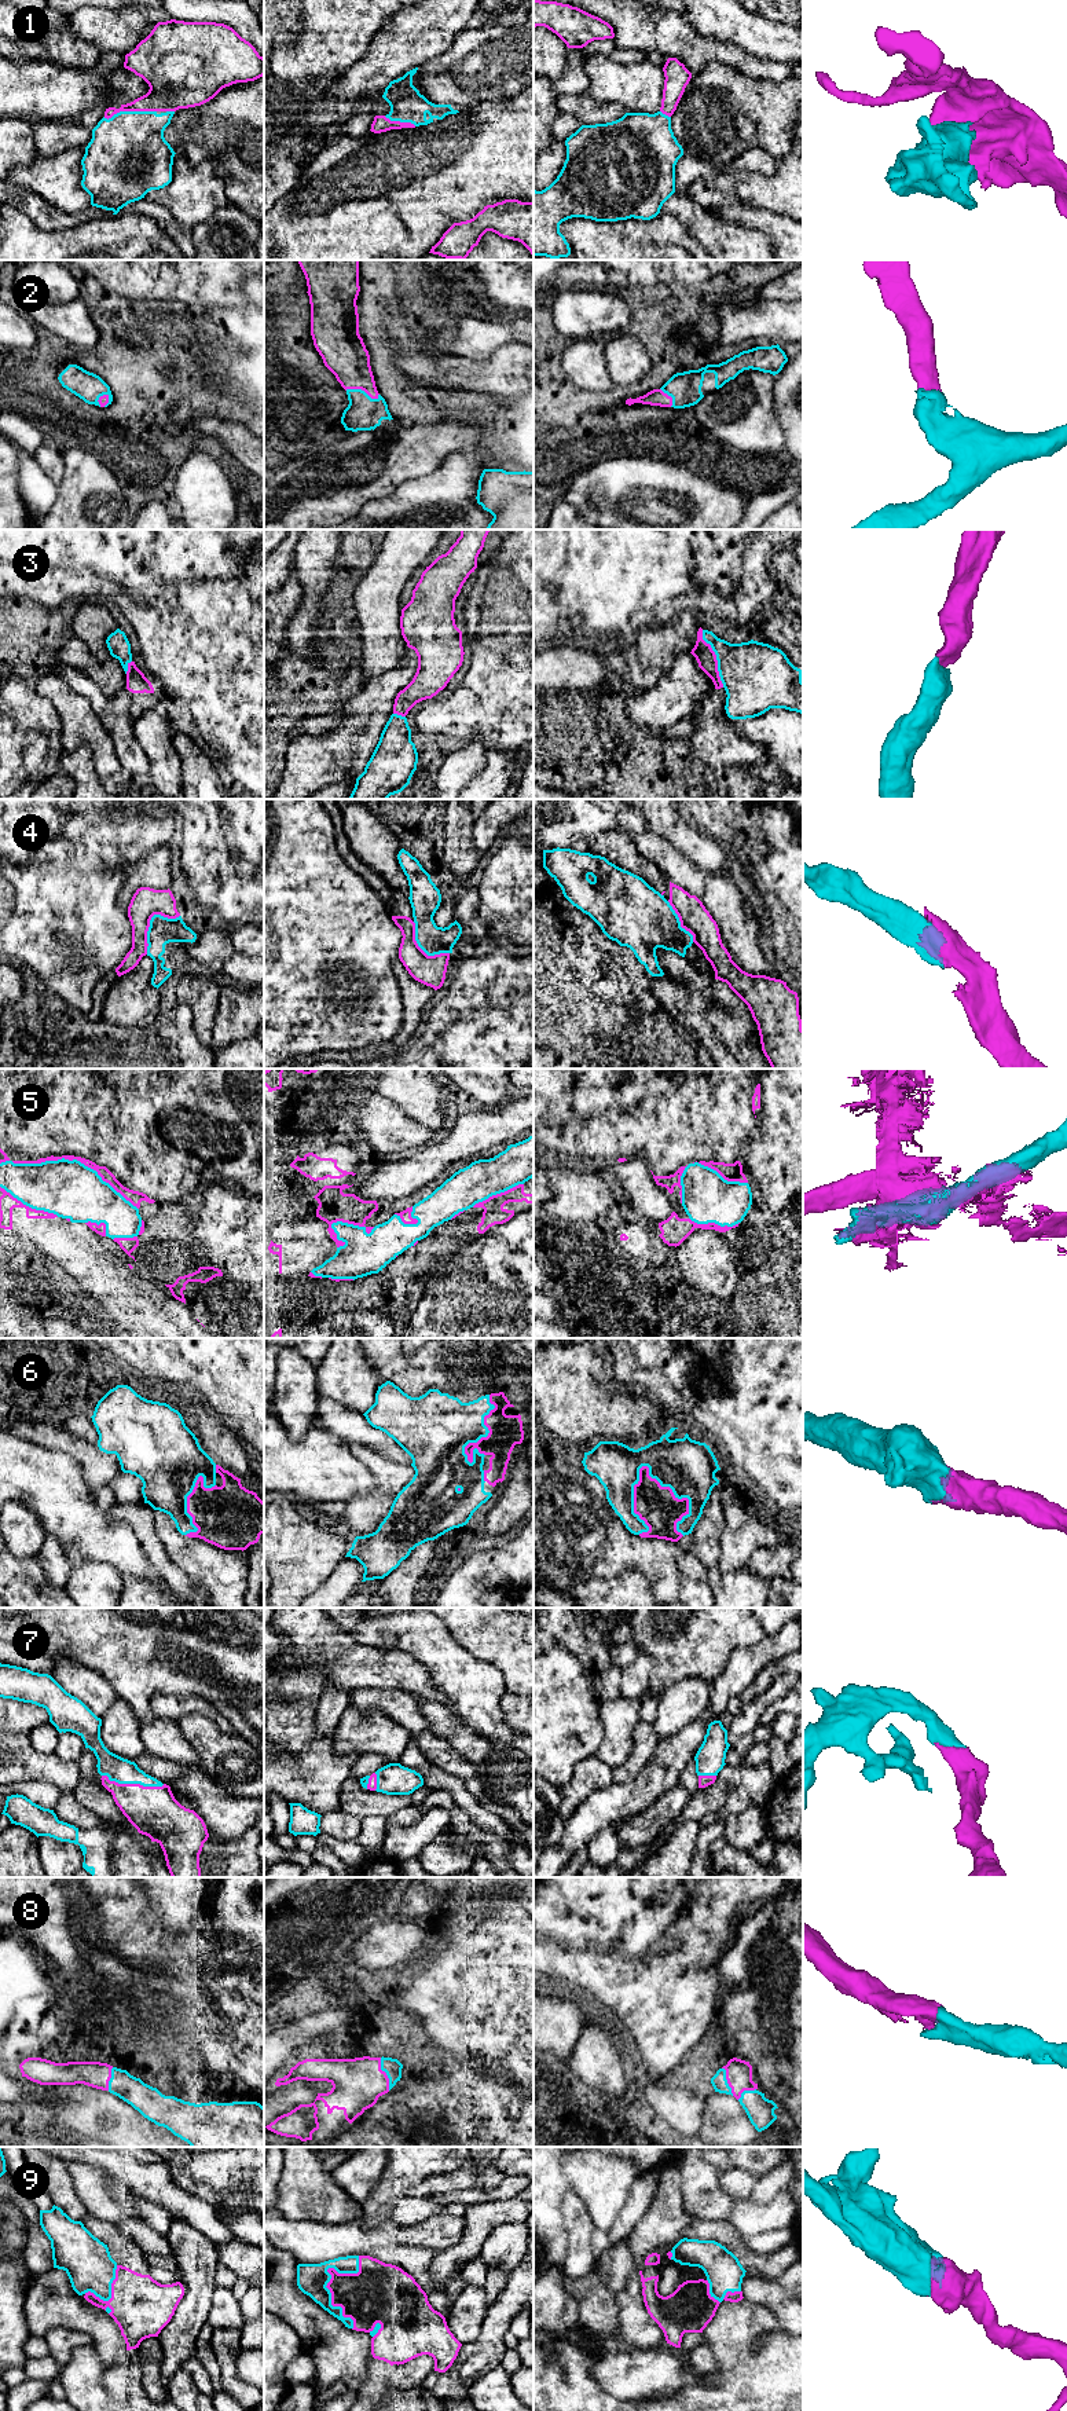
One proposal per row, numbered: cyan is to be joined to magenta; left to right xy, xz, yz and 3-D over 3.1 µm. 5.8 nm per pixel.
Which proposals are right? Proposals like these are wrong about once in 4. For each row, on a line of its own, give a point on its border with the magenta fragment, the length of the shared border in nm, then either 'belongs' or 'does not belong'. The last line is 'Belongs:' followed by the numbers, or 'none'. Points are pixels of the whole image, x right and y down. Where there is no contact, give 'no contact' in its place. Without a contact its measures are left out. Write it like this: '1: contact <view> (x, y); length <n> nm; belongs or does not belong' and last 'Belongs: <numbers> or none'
1: contact xy (129, 110); length 320 nm; belongs
2: contact xz (362, 389); length 200 nm; belongs
3: contact yz (715, 659); length 360 nm; belongs
4: contact xy (149, 922); length 300 nm; does not belong
5: contact xy (76, 1158); length 800 nm; does not belong
6: contact yz (682, 1498); length 480 nm; belongs
7: contact xy (134, 1784); length 380 nm; belongs
8: contact xz (385, 2074); length 200 nm; belongs
9: contact xz (329, 2282); length 440 nm; belongs
Belongs: 1, 2, 3, 6, 7, 8, 9

